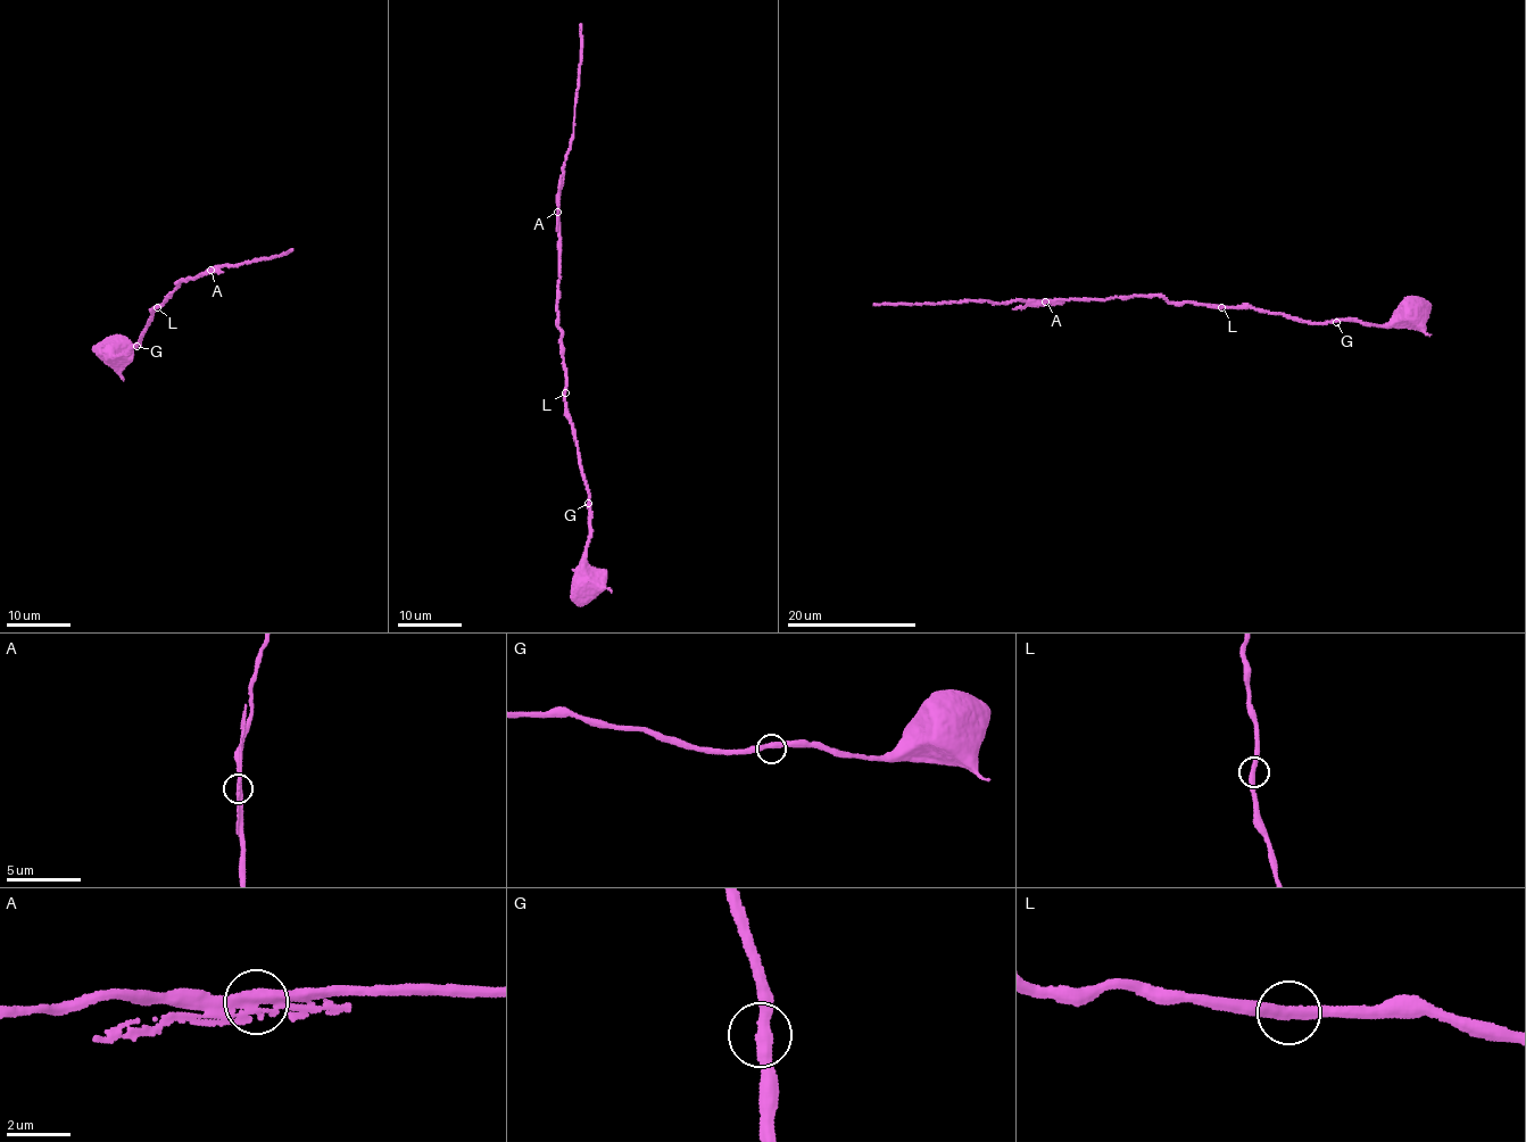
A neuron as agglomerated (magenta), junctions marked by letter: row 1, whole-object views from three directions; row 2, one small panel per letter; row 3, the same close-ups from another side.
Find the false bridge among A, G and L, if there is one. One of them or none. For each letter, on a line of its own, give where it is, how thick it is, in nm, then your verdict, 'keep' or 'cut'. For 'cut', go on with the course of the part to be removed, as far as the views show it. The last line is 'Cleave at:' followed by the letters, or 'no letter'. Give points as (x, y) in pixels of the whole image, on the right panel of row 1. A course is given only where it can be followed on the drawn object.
A: at (1045, 301); 360 nm thick; keep
G: at (1336, 322); 360 nm thick; keep
L: at (1221, 307); 360 nm thick; keep
Cleave at: no letter

